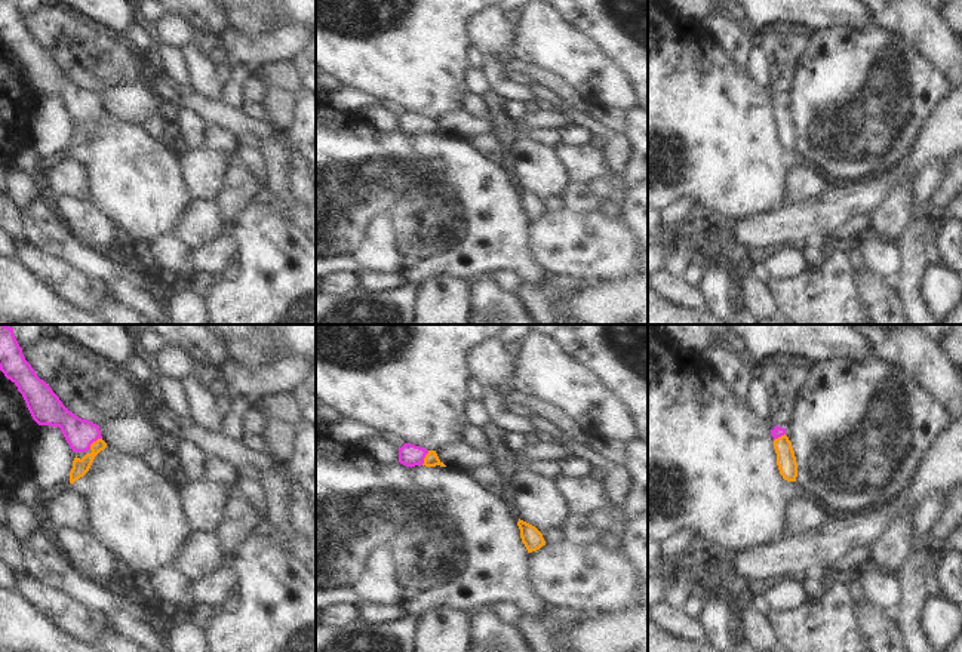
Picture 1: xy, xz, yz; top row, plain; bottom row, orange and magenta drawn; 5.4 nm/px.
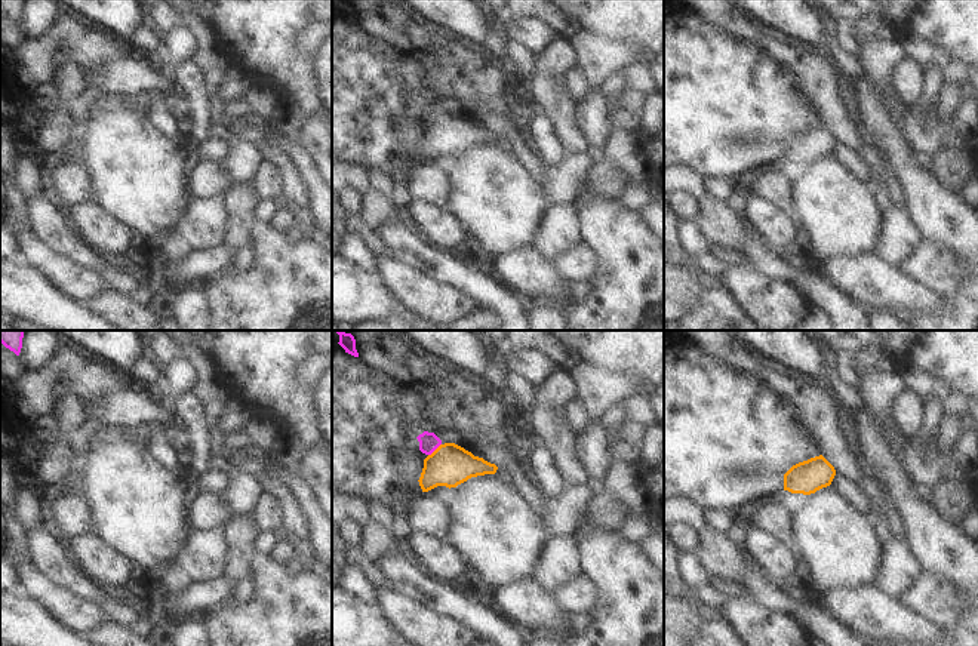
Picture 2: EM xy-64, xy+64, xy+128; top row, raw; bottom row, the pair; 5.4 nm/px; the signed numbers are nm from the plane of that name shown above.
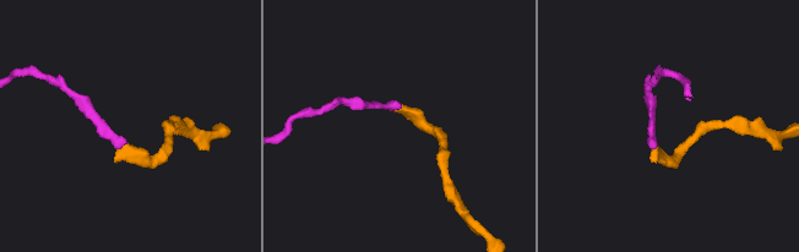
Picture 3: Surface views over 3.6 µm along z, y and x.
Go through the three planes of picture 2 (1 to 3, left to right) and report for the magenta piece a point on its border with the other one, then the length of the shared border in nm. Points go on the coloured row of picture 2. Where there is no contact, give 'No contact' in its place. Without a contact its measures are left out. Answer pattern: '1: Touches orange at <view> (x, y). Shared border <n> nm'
1: No contact
2: Touches orange at xy+64 (436, 449). Shared border 100 nm
3: No contact

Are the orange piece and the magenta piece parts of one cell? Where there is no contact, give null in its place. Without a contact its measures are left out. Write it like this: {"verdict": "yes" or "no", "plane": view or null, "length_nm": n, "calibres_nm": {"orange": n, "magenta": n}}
{"verdict": "yes", "plane": "xy", "length_nm": 90, "calibres_nm": {"orange": 90, "magenta": 160}}

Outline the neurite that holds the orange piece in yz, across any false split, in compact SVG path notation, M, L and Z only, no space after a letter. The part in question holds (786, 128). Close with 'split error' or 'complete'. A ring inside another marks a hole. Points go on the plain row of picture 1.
M775 93L771 98L771 102L774 105L774 117L777 122L777 133L780 142L787 150L796 150L797 130L796 130L795 119L792 116L792 110L786 104L786 96Z; split error

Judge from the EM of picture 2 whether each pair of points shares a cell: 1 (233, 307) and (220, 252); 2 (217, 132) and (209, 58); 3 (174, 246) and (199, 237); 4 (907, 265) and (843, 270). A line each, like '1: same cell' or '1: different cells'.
1: different cells
2: same cell
3: different cells
4: different cells

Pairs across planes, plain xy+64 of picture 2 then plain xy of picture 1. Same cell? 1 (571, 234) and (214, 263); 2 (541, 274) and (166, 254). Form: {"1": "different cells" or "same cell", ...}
{"1": "different cells", "2": "same cell"}

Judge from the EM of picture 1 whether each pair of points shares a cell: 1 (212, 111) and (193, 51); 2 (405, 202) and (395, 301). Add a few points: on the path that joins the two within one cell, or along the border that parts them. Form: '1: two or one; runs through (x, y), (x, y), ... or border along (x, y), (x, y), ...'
1: two; border along (193, 89), (217, 100)
2: two; border along (406, 283), (415, 286)

